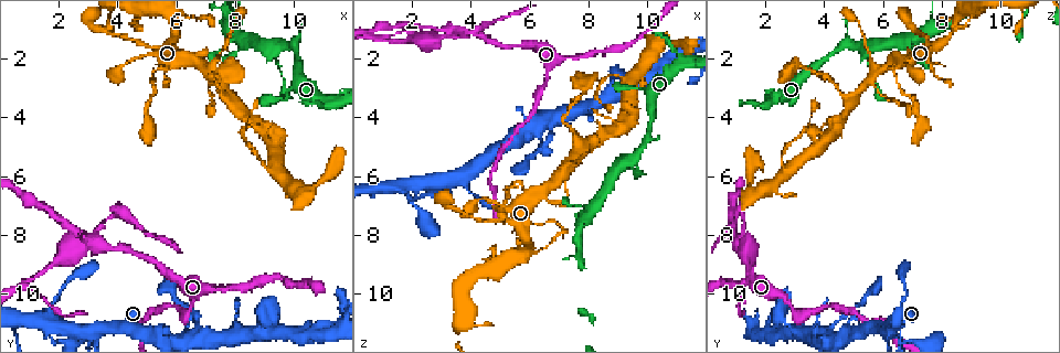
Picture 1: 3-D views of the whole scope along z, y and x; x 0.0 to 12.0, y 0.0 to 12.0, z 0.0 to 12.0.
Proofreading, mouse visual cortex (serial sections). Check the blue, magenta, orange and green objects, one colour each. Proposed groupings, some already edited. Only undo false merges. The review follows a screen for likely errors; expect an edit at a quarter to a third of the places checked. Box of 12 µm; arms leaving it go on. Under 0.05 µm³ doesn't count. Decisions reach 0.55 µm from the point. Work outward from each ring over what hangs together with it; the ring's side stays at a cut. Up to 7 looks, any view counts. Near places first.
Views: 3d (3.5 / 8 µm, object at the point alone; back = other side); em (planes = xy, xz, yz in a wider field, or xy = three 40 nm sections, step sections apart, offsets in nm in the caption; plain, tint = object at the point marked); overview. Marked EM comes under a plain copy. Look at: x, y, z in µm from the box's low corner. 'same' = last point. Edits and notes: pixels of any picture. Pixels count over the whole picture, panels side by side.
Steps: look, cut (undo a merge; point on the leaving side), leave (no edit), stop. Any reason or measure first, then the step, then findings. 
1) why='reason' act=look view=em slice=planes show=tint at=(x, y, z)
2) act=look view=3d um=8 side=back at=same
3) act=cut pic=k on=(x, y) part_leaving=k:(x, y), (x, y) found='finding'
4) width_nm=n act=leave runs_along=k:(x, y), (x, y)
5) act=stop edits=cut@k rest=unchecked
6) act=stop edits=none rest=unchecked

why='sharp bend' act=look view=3d um=3.5 at=(9.3, 5.8, 2.8)

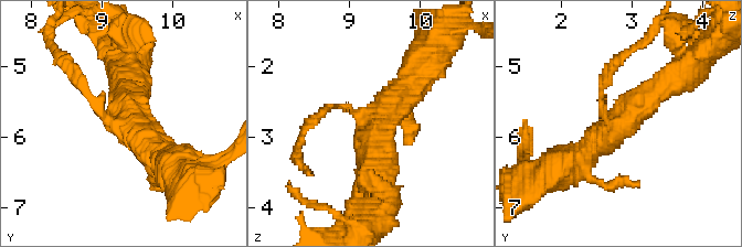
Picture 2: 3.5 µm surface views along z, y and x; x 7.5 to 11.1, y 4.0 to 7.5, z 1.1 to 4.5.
act=look view=em slice=xy step=1 show=tint at=(9.35, 5.85, 2.80)

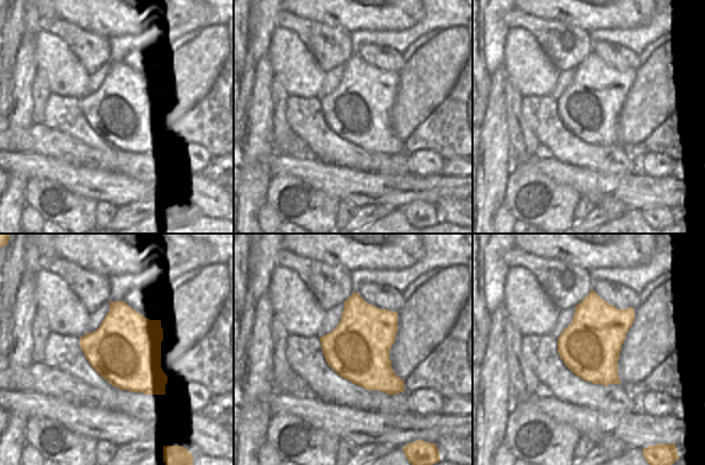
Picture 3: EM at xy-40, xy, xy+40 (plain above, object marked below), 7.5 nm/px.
width_nm=480 act=cut pic=2 on=(83, 88) part_leaving=2:(105, 118), (51, 44) found='a second cell is stuck on'

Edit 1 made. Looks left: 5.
act=look view=overview

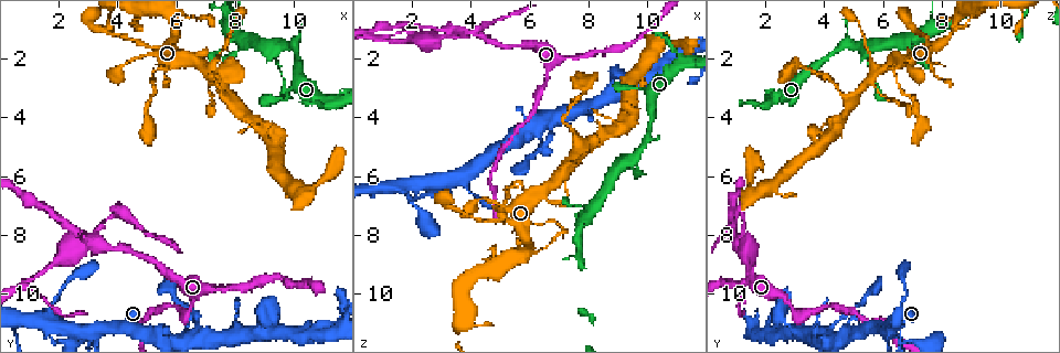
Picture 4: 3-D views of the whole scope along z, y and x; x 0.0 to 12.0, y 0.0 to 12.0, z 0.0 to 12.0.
why='sharp bend' act=look view=3d um=3.5 at=(5.6, 2.3, 6.2)

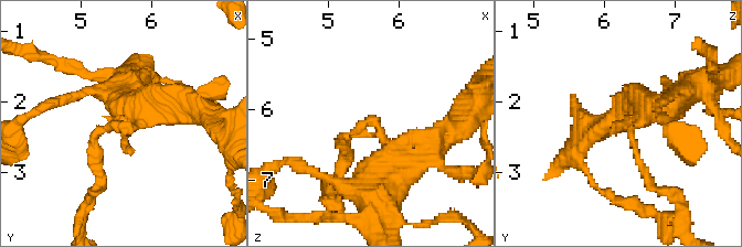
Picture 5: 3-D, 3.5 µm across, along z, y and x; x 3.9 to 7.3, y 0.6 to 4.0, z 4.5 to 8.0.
arm_widths_nm=150,450 why='now the EM' act=look view=em slice=xy step=3 show=tint at=(5.60, 2.40, 6.20)

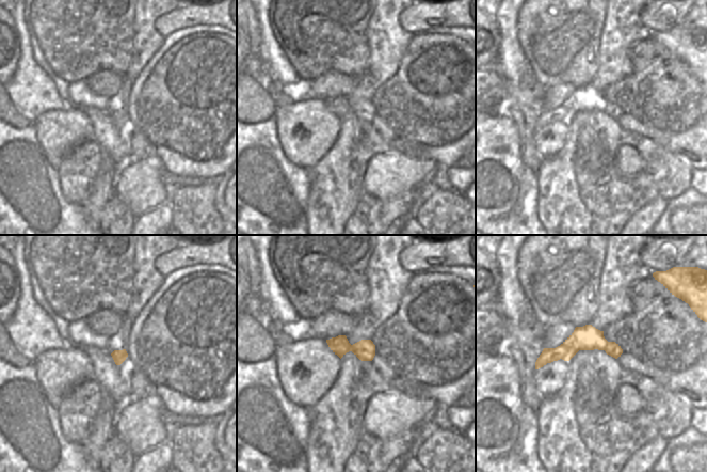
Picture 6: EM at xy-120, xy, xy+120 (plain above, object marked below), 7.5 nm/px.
why='cut it another way' act=look view=em slice=xy step=2 show=tint at=same

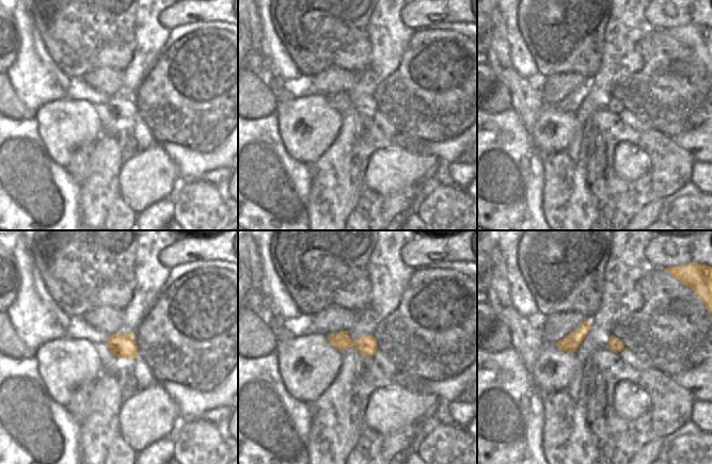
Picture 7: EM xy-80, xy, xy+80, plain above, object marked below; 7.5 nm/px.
width_nm=160 act=leave runs_along=5:(142, 105), (136, 128), (95, 136), (98, 169) found='all the same cell'

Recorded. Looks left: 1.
act=stop edits=cut@2 rest=unchecked

